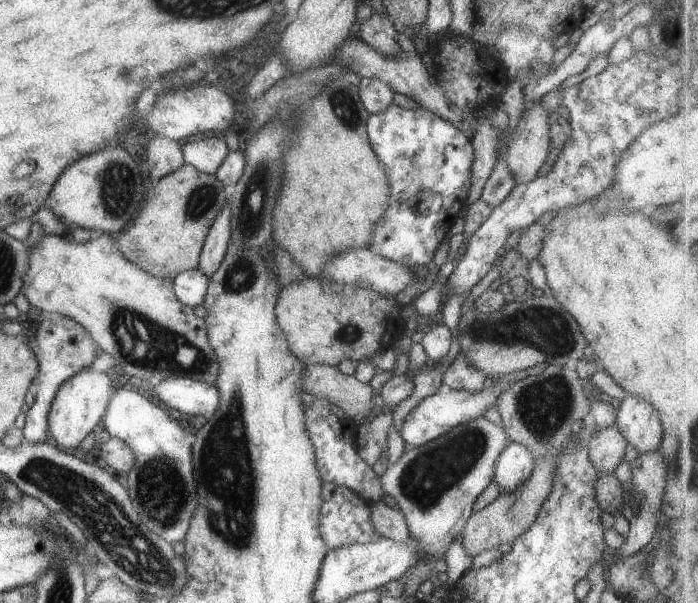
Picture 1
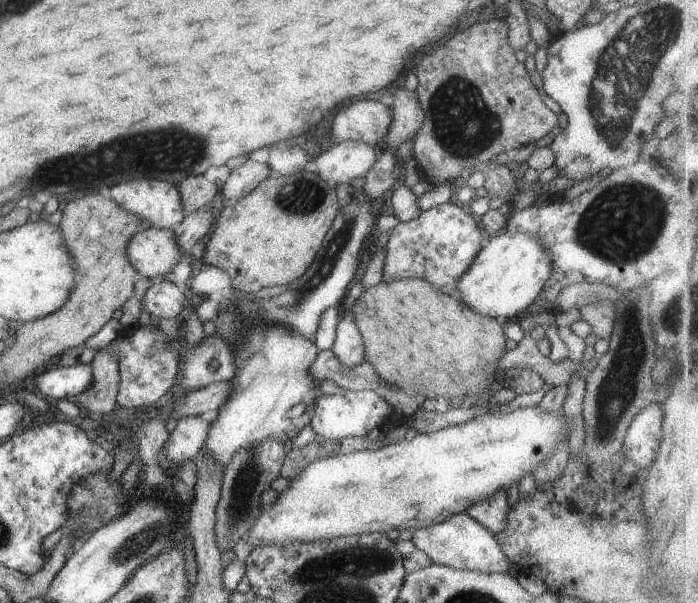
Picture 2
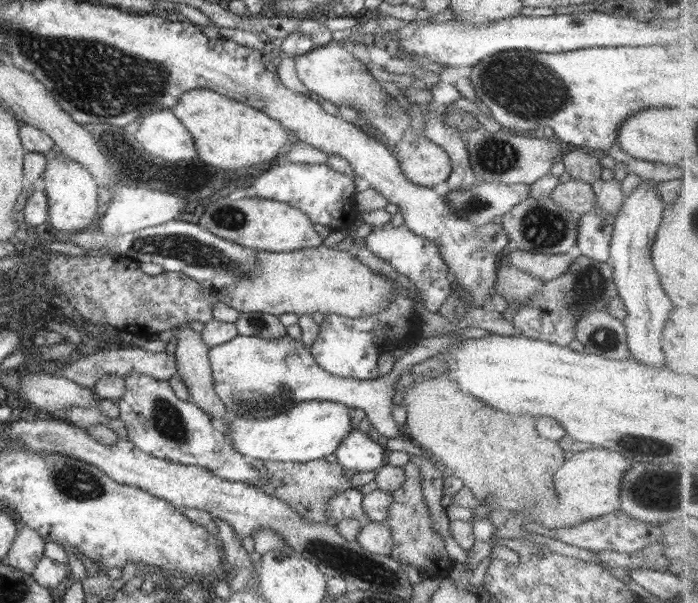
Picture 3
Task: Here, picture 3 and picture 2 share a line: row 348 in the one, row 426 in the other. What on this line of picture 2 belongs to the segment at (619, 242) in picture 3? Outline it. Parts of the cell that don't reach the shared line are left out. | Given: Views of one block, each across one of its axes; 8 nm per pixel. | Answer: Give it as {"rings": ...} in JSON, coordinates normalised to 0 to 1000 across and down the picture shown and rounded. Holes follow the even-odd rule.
{"rings":[[[948,662],[918,680],[903,701],[893,730],[891,751],[913,776],[930,776],[950,725]]]}

